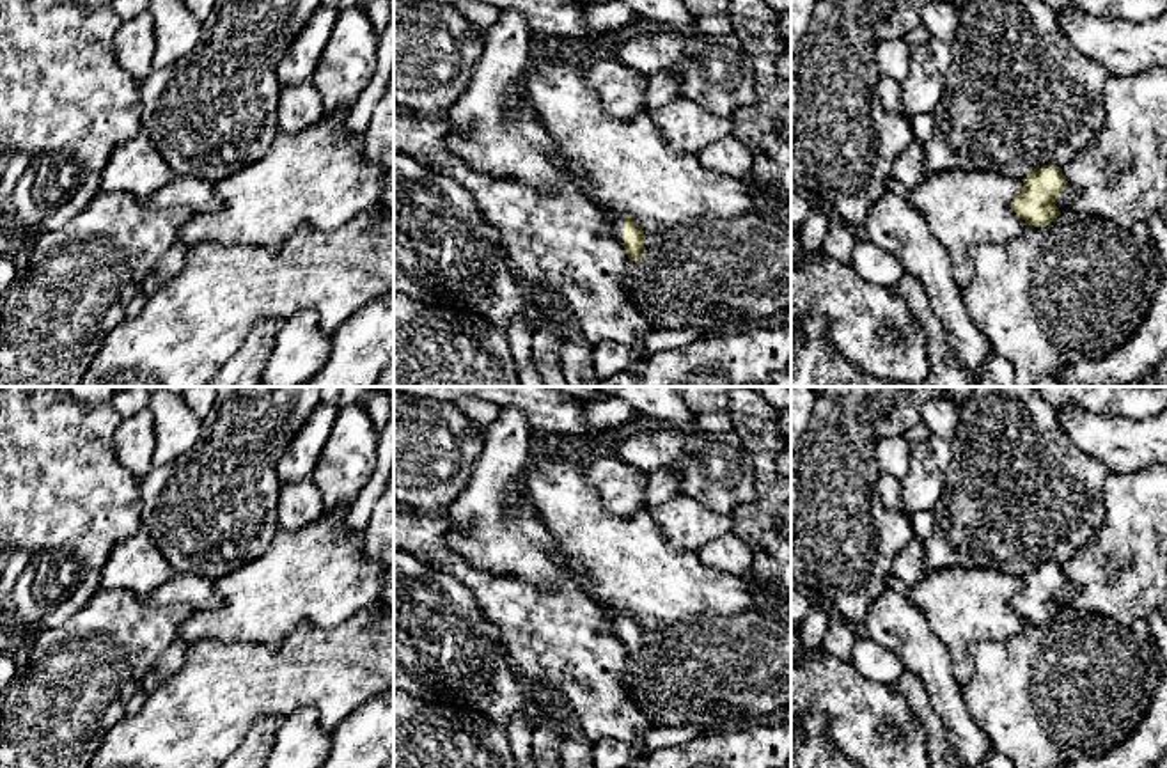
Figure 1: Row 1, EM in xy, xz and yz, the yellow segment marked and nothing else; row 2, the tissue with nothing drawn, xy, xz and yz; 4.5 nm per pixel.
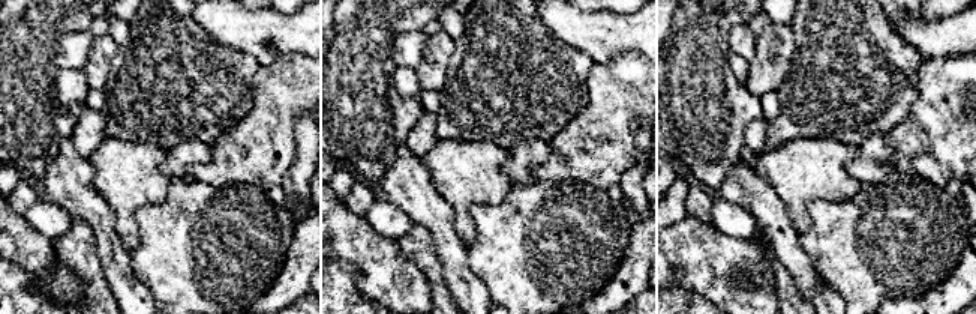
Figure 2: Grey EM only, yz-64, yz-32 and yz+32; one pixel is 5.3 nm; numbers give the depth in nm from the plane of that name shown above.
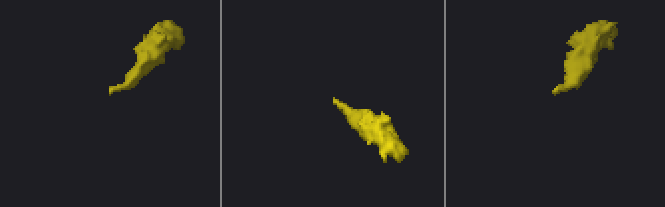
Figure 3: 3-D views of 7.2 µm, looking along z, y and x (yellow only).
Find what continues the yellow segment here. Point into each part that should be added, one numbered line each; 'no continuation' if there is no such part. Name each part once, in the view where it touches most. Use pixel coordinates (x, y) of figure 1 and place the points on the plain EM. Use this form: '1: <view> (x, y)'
1: xz (619, 616)

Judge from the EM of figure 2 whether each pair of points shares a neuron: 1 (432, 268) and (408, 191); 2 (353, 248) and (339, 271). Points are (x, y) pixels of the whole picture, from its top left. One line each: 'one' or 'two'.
1: two
2: two

